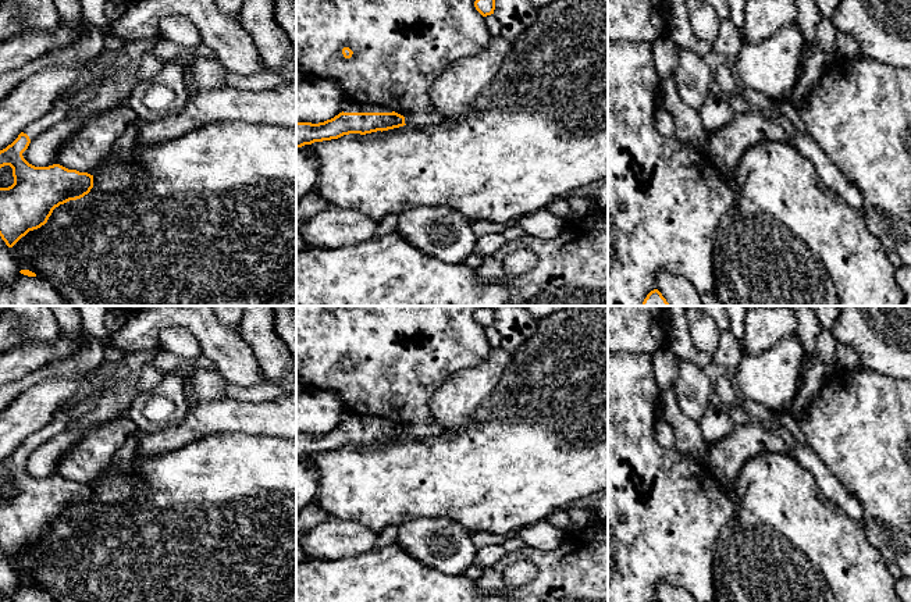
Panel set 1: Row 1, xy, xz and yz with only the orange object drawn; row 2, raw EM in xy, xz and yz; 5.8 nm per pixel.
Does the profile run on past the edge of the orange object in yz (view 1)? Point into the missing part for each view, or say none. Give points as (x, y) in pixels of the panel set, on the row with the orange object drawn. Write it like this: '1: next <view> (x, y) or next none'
1: next none

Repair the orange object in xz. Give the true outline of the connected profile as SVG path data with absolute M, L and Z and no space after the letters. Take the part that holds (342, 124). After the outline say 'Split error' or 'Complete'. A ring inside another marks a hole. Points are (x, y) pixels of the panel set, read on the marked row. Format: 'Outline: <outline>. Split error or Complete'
Outline: M353 101L342 113L324 122L296 122L296 149L349 133L366 135L403 125L406 125L405 117L387 107Z. Split error

